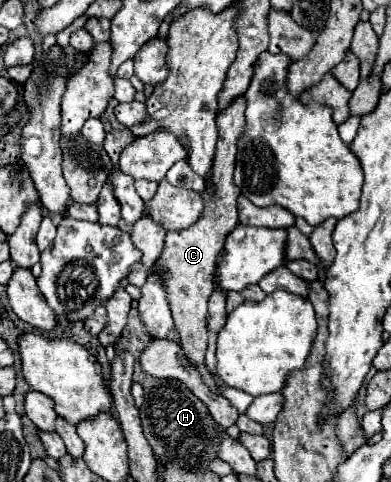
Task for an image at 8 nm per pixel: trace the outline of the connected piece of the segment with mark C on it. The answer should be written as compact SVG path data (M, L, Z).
M238 96L234 98L226 110L222 110L216 118L220 140L216 144L216 156L214 156L214 180L216 180L216 194L214 204L210 204L210 196L202 194L206 200L206 212L202 212L202 220L198 224L192 224L186 230L176 230L166 234L166 246L156 264L162 264L170 270L168 276L168 292L170 292L170 308L176 328L180 330L180 344L192 364L198 366L202 376L206 378L206 384L210 390L218 392L218 386L214 384L212 376L208 374L204 366L204 352L206 352L206 316L208 316L208 298L214 292L212 288L212 274L216 270L216 256L222 250L224 236L232 232L232 228L238 224L238 212L236 212L236 200L240 196L238 186L234 184L234 166L236 166L236 150L238 140L242 138L246 130L246 98Z

